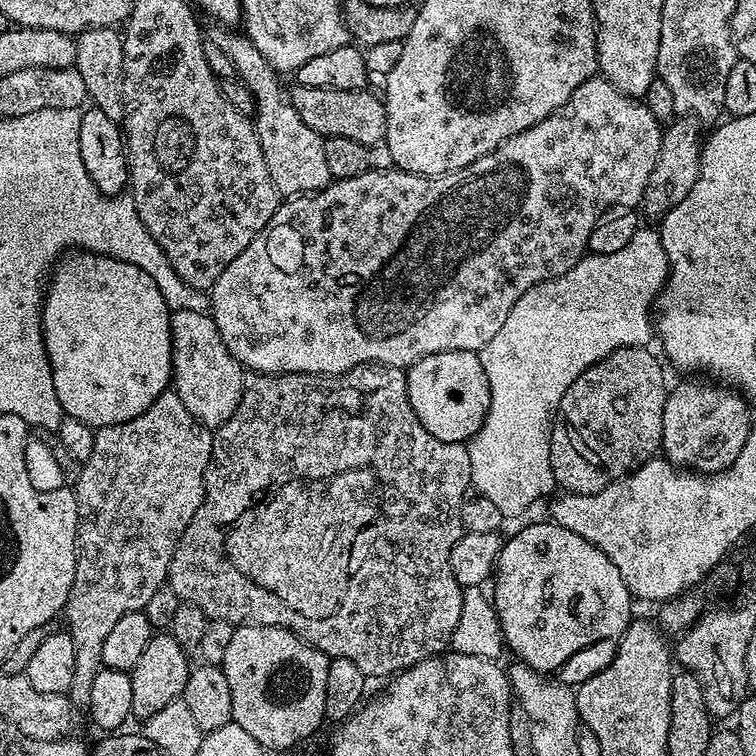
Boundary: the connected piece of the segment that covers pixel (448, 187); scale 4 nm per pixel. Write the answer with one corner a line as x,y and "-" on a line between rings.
593,78
582,82
582,86
578,86
578,90
574,90
574,94
570,94
570,98
566,103
546,118
542,118
542,122
538,122
534,126
530,126
526,130
522,130
518,134
506,138
490,154
486,154
482,158
470,162
470,166
466,166
465,168
459,168
441,176
419,176
418,174
410,174
409,172
399,170
390,172
373,172
369,170
354,178
333,180
328,187
320,192
285,199
283,202
277,203
276,213
272,215
270,222
266,222
263,230
256,235
254,242
250,242
250,246
246,246
246,250
242,250
242,254
238,254
238,258
234,258
234,262
230,262
230,266
226,266
226,270
222,270
218,282
210,289
210,315
212,321
218,326
218,334
222,334
222,342
226,342
226,350
230,350
230,354
234,354
234,358
245,369
251,370
256,374
313,372
315,376
337,376
343,372
349,372
352,368
359,368
362,364
389,364
395,368
407,370
412,367
414,362
418,362
430,354
457,352
458,350
479,353
480,349
488,345
490,338
494,338
494,334
498,334
498,329
502,327
502,322
506,322
506,314
510,314
510,310
514,310
514,302
518,302
518,298
522,298
522,294
526,294
526,290
530,290
542,282
553,280
562,274
566,274
576,263
584,259
588,247
588,239
590,238
590,230
594,230
594,226
600,223
605,213
616,209
632,210
639,205
640,199
644,196
646,182
650,180
650,170
654,168
658,146
660,145
661,131
662,124
655,120
653,114
650,114
650,110
645,106
643,99
622,94
609,80

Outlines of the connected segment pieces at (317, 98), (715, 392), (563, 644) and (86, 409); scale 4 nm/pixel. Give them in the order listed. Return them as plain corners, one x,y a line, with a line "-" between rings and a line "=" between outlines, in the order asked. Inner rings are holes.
296,84
291,89
292,105
298,110
298,118
310,126
319,136
350,138
353,142
379,144
388,135
386,130
386,110
384,101
375,91
330,90
329,88
311,88
-
294,89
294,90
293,90
=
684,378
681,384
673,383
662,410
663,459
701,474
726,470
742,454
742,446
746,446
746,438
754,426
751,411
748,401
723,383
708,378
=
547,523
528,524
521,532
514,533
509,540
507,537
501,543
500,556
496,560
494,569
494,579
491,581
491,584
493,584
492,588
490,587
490,599
496,605
496,613
504,631
504,643
510,649
510,652
516,655
514,657
517,661
527,664
544,677
559,681
564,685
579,686
585,684
590,678
594,678
594,674
598,674
614,658
622,634
626,634
629,624
634,619
634,613
632,613
634,597
629,592
622,574
618,574
618,566
614,566
614,562
610,562
610,558
606,558
606,554
602,554
602,550
598,550
598,546
586,542
586,538
574,534
574,530
566,530
561,524
=
83,250
73,251
65,255
55,265
50,279
46,284
44,293
44,307
40,314
40,320
44,323
44,345
50,358
52,377
54,378
54,390
58,394
58,402
64,416
78,418
78,422
86,422
93,430
114,426
116,423
128,422
138,418
158,398
158,394
169,391
172,383
172,317
166,302
162,298
162,290
146,274
146,270
138,270
138,266
130,266
121,260
115,260
109,256
98,256
94,252

